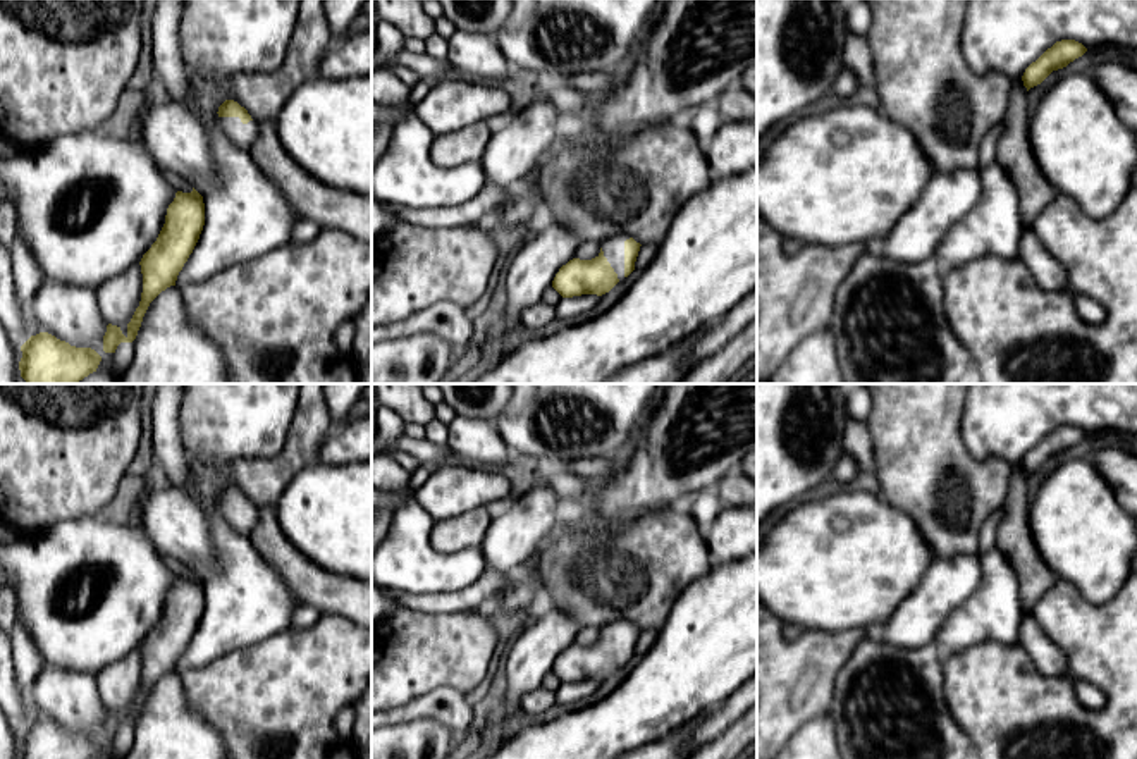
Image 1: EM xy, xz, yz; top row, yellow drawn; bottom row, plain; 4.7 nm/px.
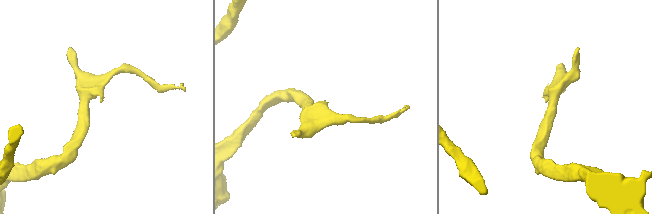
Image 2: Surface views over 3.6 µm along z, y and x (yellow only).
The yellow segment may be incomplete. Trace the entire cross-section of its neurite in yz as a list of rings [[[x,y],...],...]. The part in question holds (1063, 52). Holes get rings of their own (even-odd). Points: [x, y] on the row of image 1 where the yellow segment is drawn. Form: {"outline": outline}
{"outline": [[[1075,40],[1056,41],[1025,69],[1022,76],[1023,86],[1029,91],[1030,88],[1041,84],[1053,71],[1066,67],[1085,52],[1087,48]]]}

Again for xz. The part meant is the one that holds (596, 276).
{"outline": [[[616,234],[600,243],[600,253],[595,258],[573,258],[562,265],[552,281],[552,287],[562,298],[602,296],[635,270],[640,246],[631,236]]]}

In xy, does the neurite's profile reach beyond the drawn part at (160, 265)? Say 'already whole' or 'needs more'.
already whole

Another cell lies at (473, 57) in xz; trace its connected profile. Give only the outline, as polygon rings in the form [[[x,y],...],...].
[[[458,29],[449,40],[447,62],[454,77],[461,81],[504,86],[514,81],[514,71],[504,59],[497,40],[489,34]]]

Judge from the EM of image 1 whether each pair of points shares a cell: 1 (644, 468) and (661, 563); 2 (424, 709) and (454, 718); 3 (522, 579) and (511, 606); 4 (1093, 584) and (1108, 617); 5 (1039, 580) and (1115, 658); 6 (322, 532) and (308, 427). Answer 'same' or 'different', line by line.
1: different
2: same
3: same
4: different
5: different
6: different

